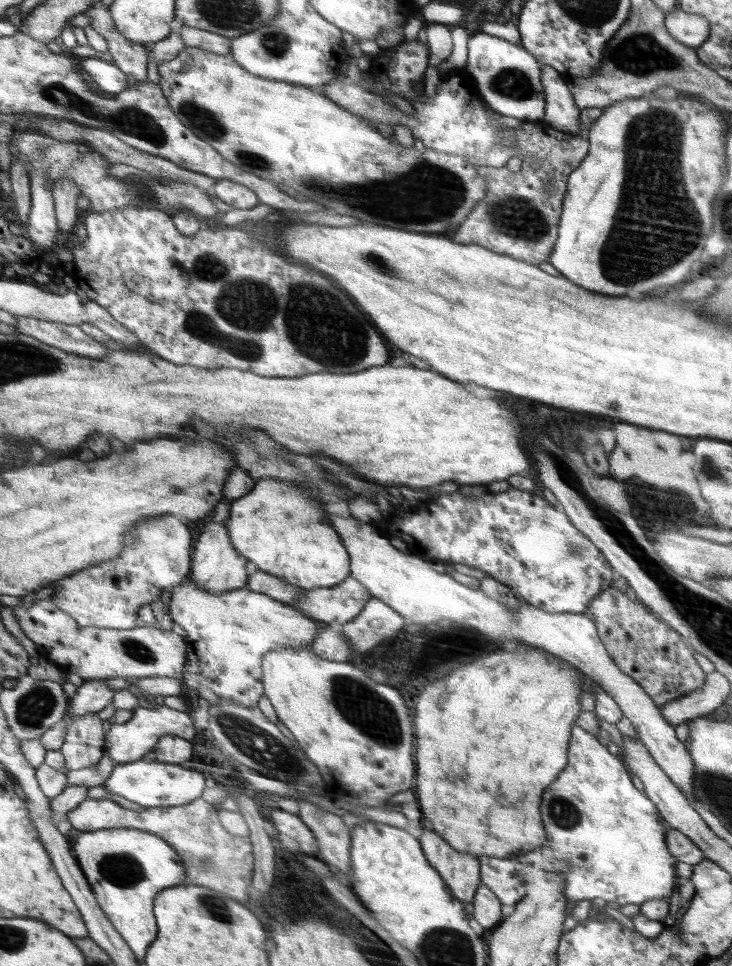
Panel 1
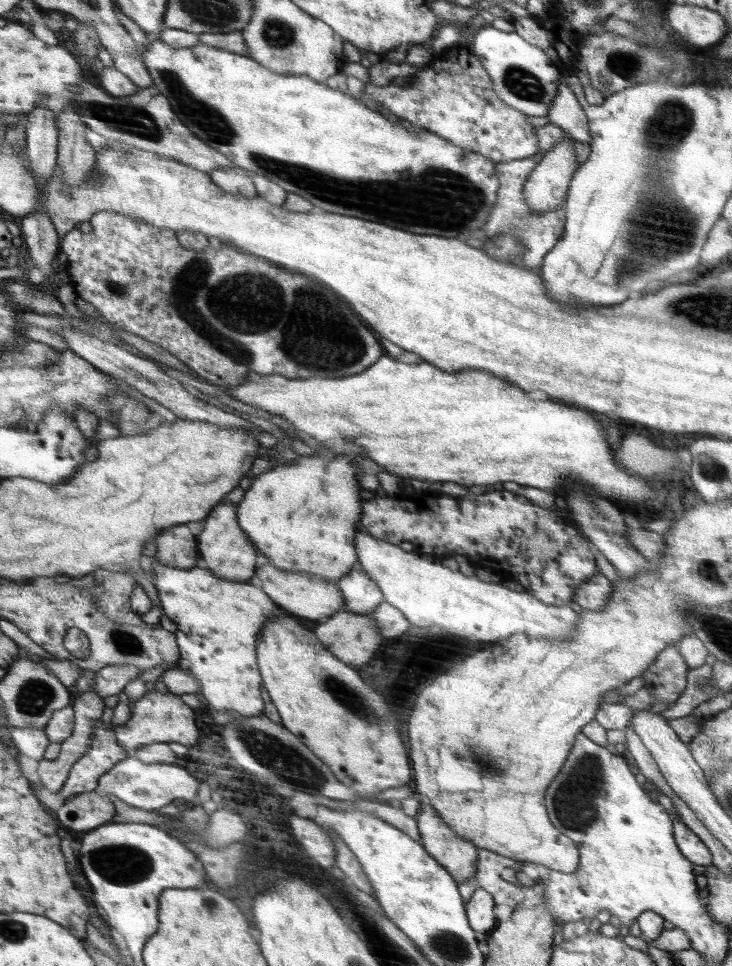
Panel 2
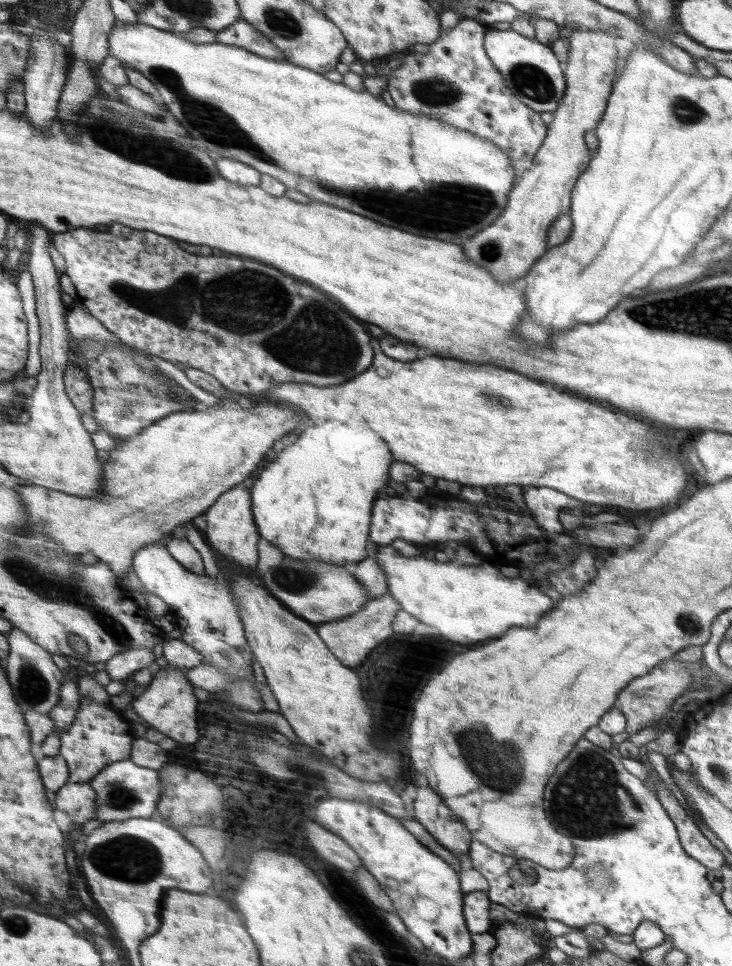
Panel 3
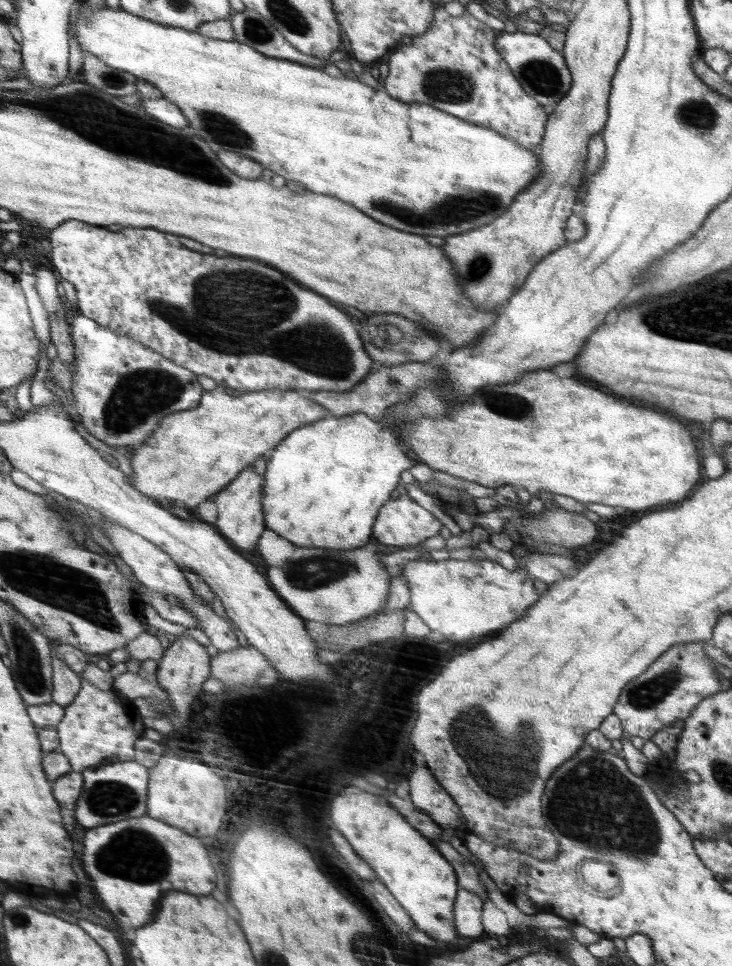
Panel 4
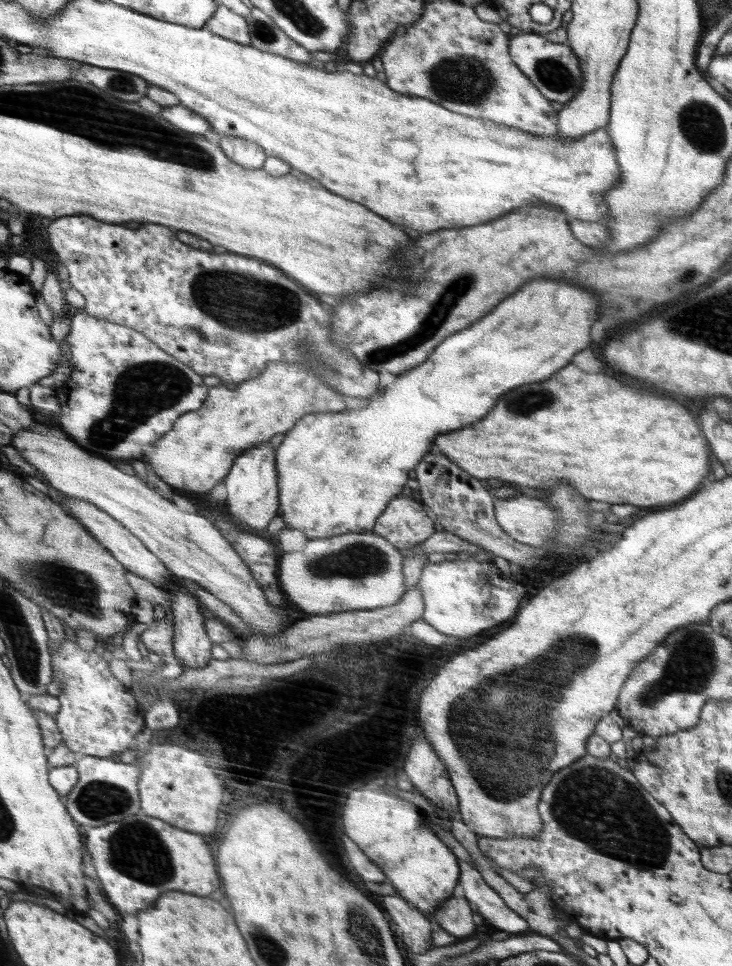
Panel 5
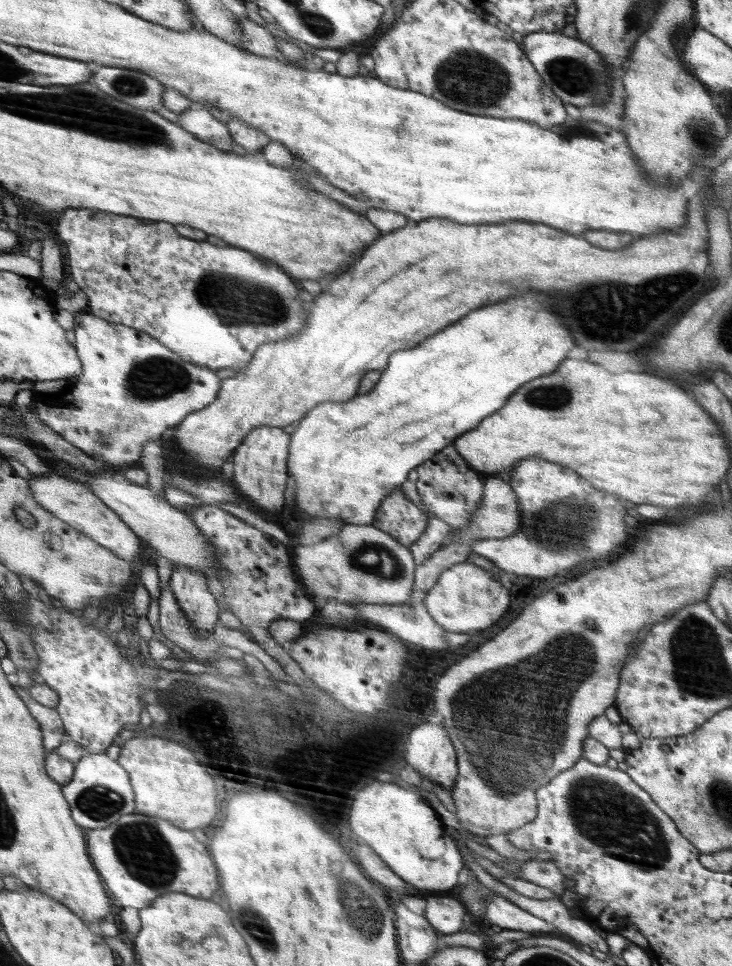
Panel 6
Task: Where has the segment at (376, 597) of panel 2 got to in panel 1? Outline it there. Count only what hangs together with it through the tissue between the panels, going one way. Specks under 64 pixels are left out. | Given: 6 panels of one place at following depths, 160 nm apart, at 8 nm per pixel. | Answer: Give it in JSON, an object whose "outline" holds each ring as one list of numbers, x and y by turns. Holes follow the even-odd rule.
{"outline":[[350,574,336,586,309,589,293,607,321,625,338,623,341,626,356,618,370,597,371,592]]}

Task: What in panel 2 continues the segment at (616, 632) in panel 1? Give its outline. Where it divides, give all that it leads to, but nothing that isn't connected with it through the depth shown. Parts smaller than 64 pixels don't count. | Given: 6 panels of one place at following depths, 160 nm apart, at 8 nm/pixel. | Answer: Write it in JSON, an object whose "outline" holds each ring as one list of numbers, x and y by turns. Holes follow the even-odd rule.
{"outline":[[602,573,585,580,575,592,575,602,582,608,602,610,613,591,612,582],[672,644,657,656,641,677,644,687,657,702,674,703,686,690,689,669,677,644]]}

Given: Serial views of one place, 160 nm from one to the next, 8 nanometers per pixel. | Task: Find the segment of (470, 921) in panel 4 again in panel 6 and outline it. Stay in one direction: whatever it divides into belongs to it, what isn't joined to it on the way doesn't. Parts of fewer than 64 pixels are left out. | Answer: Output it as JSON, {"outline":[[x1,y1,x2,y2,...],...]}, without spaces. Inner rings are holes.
{"outline":[[435,894,426,899,425,915,429,917,429,923,444,934,460,931,465,913,467,913,466,908,458,898]]}

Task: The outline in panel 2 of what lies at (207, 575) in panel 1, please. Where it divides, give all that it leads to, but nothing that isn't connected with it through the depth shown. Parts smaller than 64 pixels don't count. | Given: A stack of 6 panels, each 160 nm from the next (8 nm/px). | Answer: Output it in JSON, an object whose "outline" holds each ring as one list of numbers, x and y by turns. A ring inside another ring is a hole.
{"outline":[[223,502,214,508,205,524,203,533,198,536,200,540,203,564,222,580,234,582,249,582,256,574,257,550,249,538,238,527,238,504]]}

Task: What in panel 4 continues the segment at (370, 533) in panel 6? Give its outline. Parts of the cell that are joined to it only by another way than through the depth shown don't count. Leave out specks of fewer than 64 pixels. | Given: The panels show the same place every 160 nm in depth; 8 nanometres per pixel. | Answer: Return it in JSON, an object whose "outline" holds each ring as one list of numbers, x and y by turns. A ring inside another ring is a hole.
{"outline":[[373,541,354,550,300,546,281,568,268,567,266,576,269,576,270,584,281,593,282,600,298,616,327,625,351,624,374,615,386,604,393,576,383,559,399,550,398,547,389,547,390,549,380,552]]}

